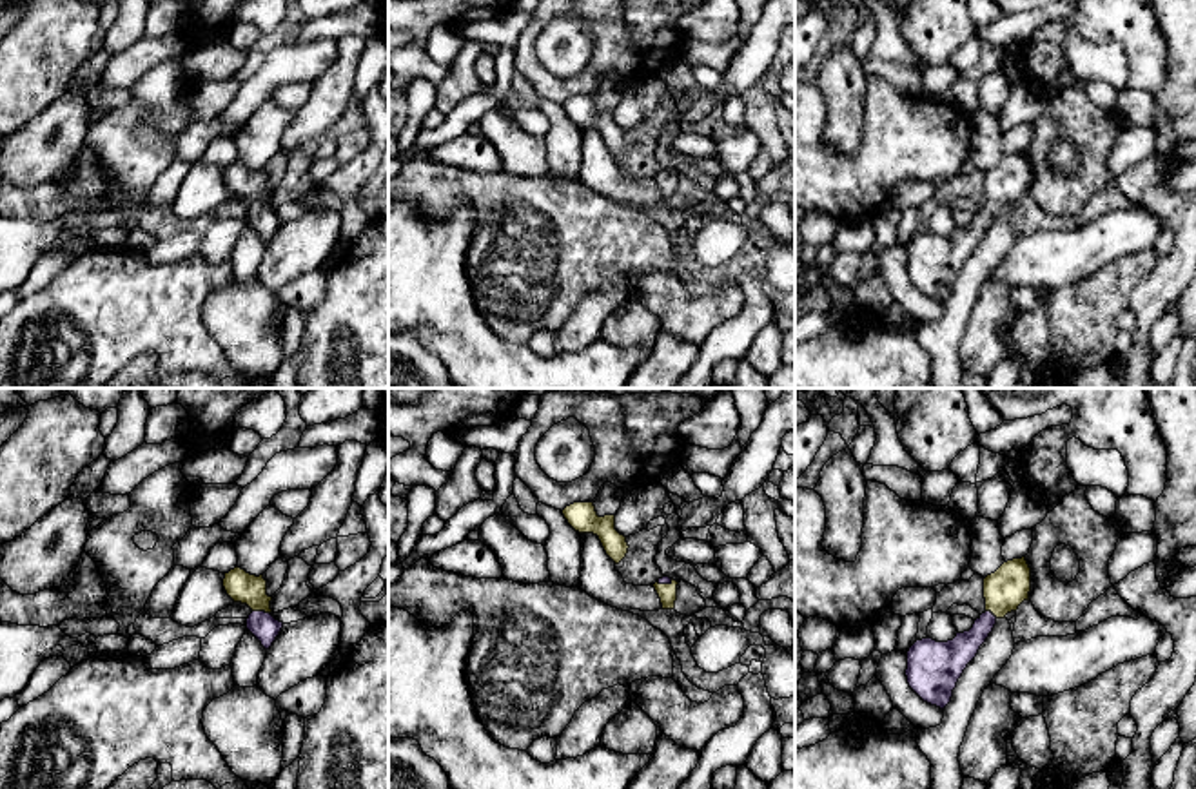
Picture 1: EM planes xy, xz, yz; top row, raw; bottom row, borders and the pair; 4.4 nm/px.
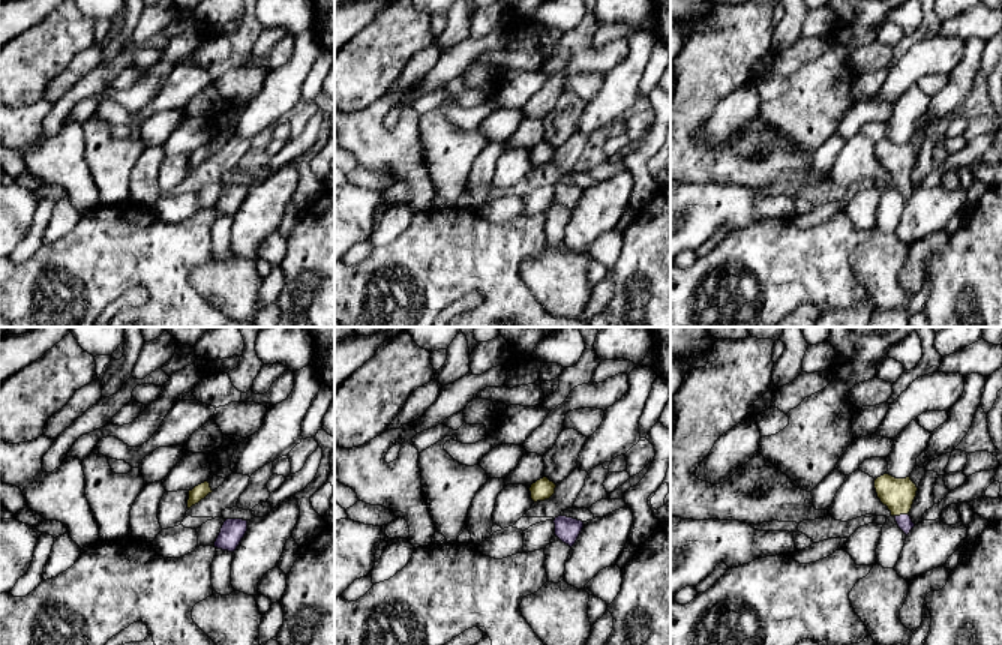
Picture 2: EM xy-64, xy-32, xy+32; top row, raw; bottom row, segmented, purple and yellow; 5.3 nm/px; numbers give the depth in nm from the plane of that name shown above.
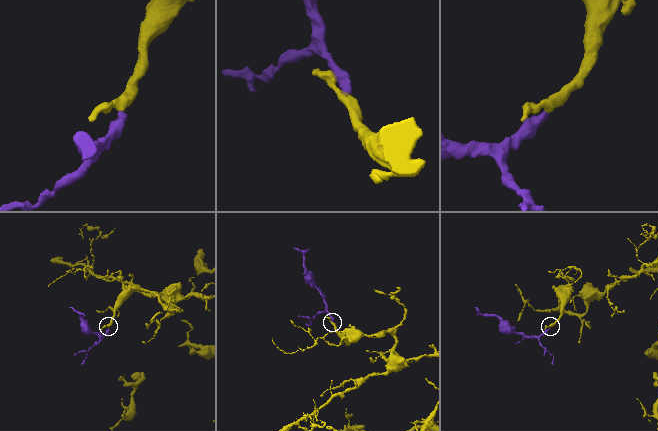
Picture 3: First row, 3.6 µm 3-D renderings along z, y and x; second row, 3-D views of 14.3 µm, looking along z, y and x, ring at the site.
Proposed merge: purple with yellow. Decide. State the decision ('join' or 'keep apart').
join

